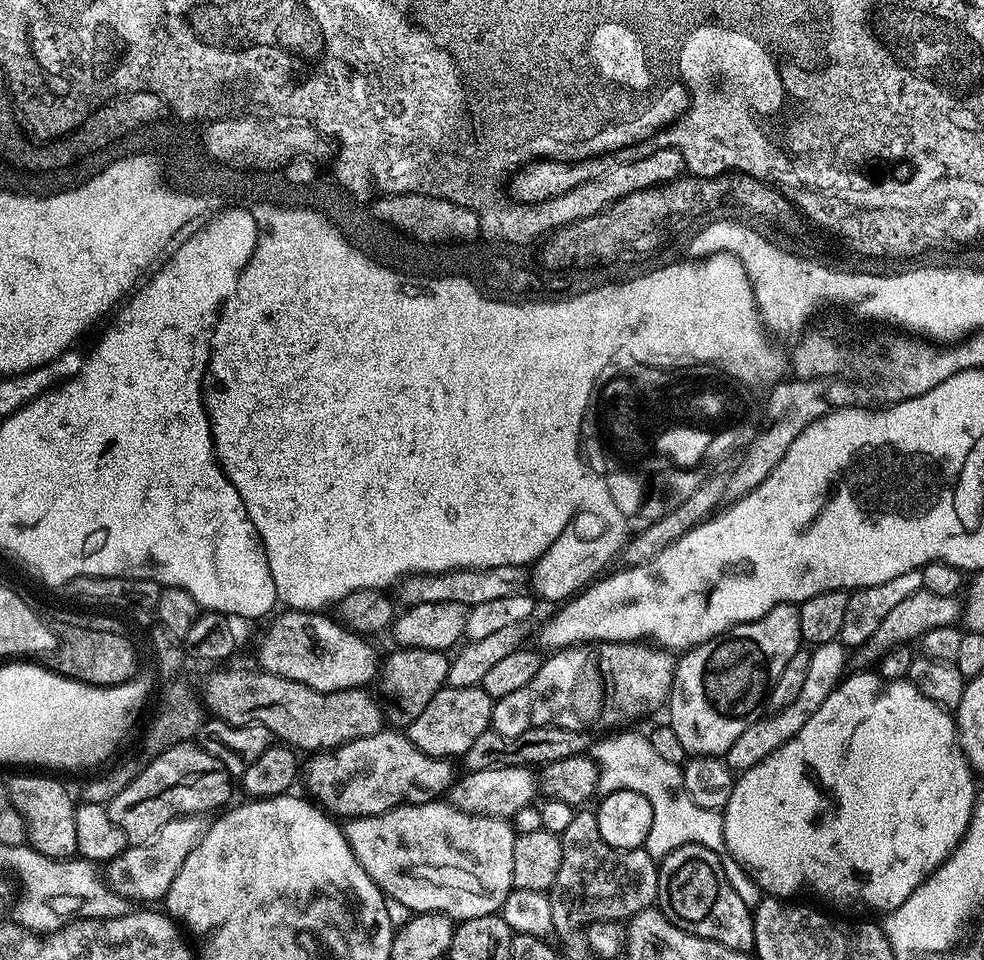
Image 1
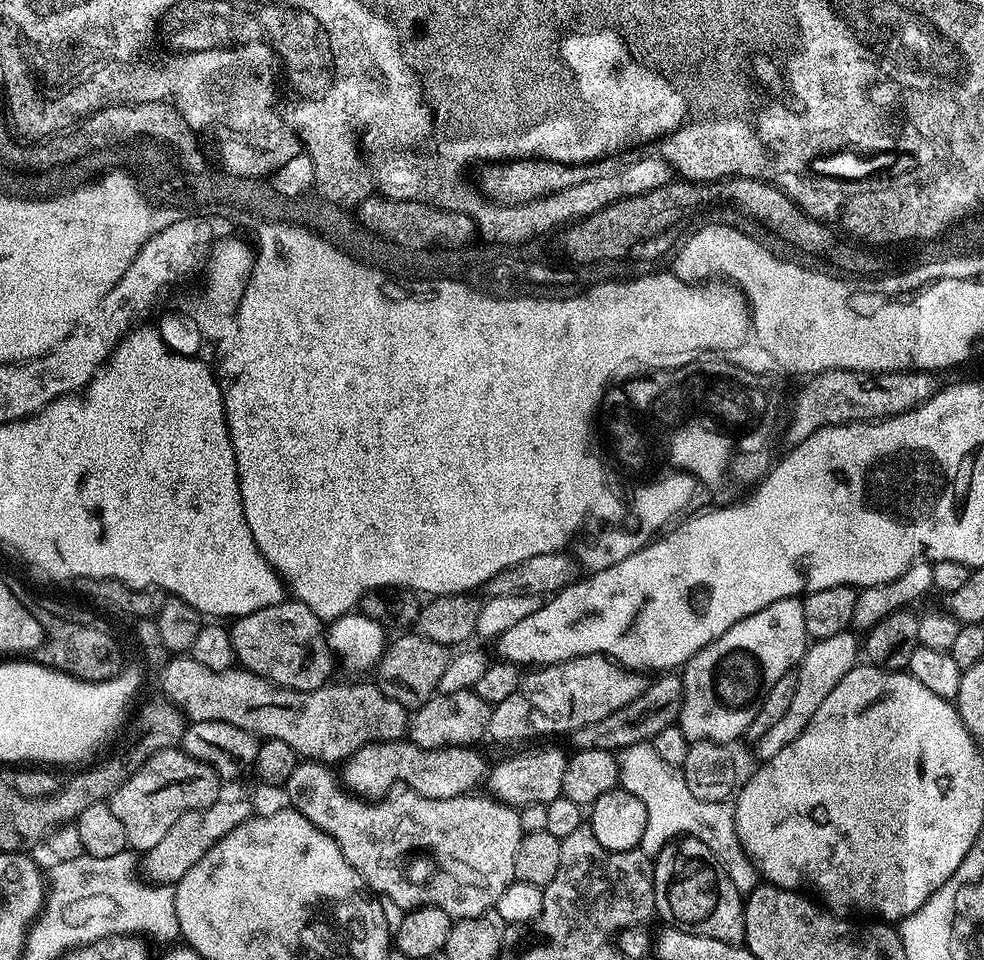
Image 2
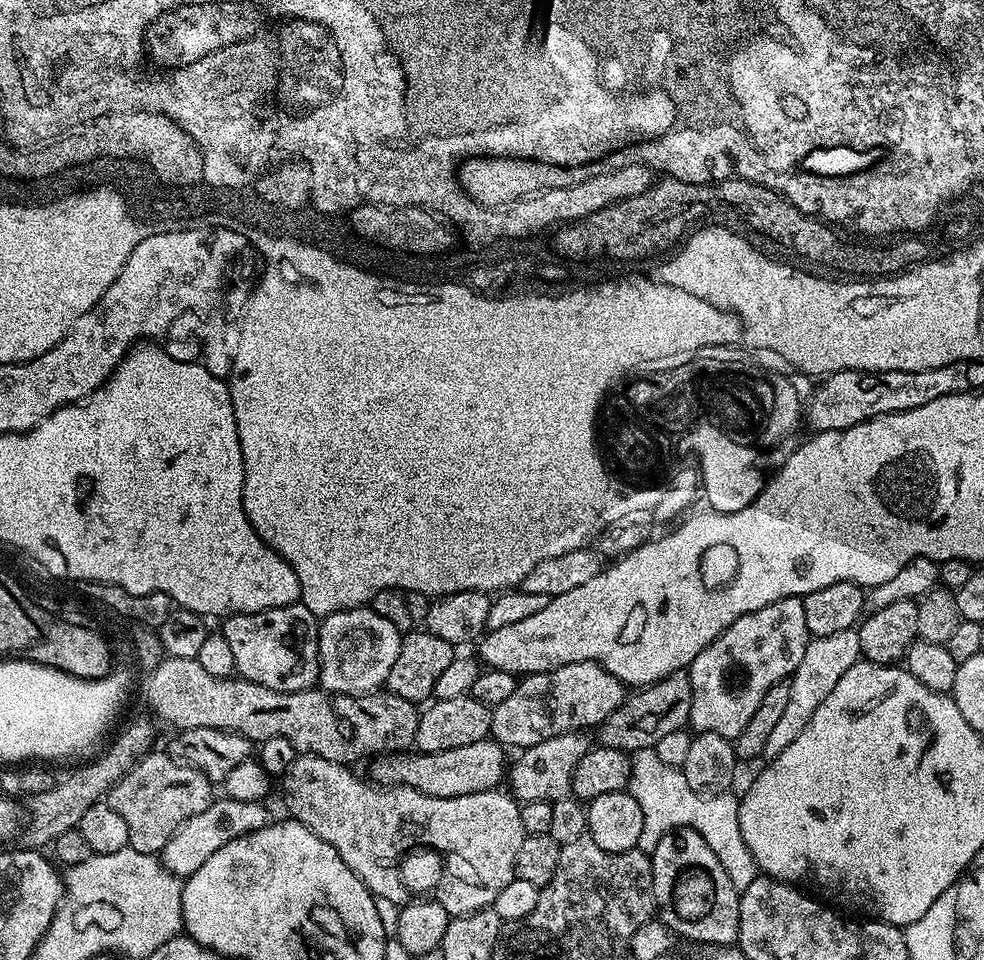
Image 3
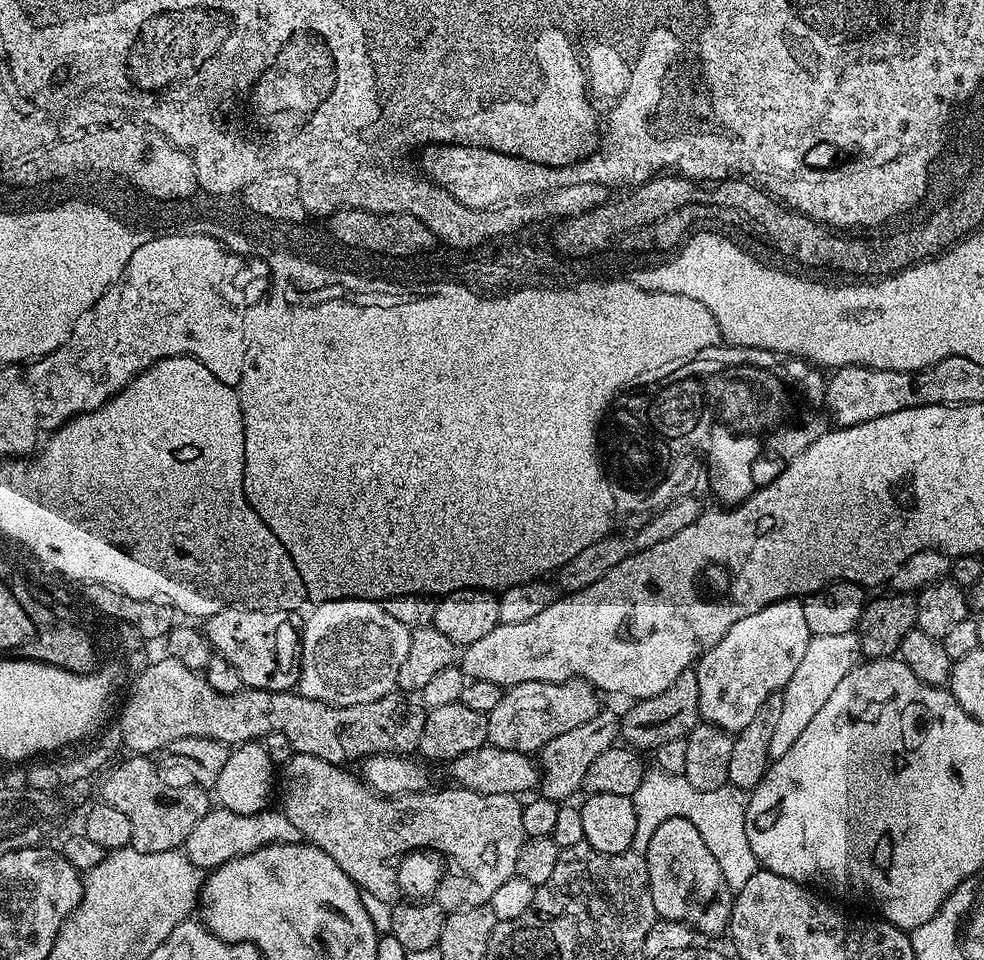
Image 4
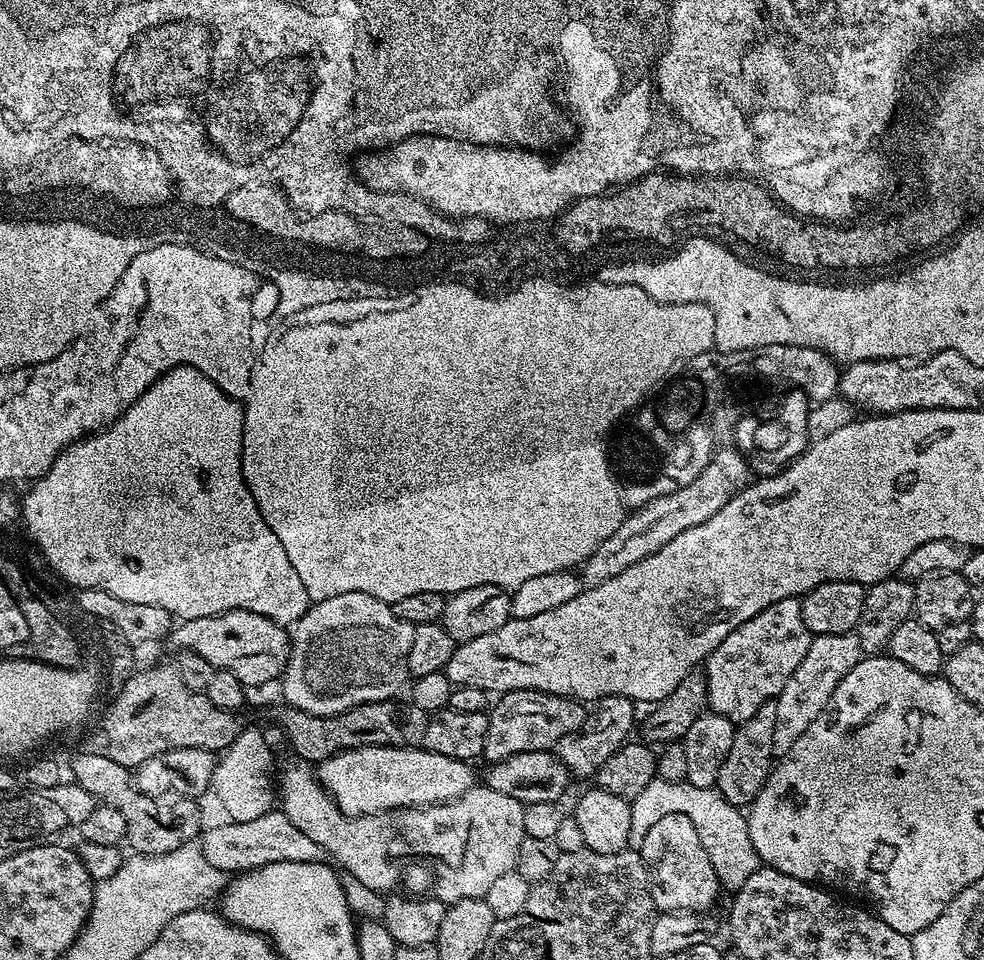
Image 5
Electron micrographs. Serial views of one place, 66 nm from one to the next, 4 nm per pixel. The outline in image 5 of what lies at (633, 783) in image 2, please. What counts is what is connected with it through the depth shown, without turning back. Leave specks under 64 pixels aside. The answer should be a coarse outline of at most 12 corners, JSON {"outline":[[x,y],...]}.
{"outline":[[655,779],[630,801],[628,848],[686,814],[721,889],[762,867],[745,813],[716,788]]}

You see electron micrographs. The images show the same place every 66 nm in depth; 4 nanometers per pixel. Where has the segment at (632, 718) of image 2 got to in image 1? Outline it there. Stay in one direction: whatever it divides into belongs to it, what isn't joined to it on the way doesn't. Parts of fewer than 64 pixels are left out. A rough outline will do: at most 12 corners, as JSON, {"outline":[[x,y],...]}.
{"outline":[[547,724],[523,734],[483,732],[467,771],[547,766],[585,755],[588,730]]}

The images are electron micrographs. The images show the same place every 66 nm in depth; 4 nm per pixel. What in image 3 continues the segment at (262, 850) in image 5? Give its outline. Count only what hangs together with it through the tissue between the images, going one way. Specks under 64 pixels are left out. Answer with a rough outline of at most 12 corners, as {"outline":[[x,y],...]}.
{"outline":[[213,799],[162,851],[187,878],[226,842],[264,828],[263,803]]}

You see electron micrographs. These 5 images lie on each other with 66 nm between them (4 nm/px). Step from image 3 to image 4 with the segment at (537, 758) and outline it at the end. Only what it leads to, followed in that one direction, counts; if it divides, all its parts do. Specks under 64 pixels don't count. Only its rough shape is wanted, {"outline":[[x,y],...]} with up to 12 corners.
{"outline":[[619,715],[550,738],[538,753],[539,795],[567,801],[620,735]]}

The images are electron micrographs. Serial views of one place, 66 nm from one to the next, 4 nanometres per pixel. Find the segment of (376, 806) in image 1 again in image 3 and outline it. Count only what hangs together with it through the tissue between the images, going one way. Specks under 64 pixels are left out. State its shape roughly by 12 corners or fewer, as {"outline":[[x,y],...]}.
{"outline":[[495,740],[405,750],[371,761],[373,781],[434,798],[505,779]]}

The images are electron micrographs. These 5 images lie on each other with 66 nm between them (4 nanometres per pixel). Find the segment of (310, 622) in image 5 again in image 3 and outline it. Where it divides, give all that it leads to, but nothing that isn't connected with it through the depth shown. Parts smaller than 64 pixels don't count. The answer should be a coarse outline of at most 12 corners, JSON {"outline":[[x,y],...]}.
{"outline":[[349,610],[317,627],[319,687],[369,695],[401,649],[399,625],[360,628]]}

